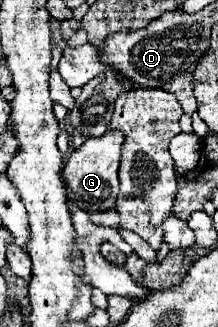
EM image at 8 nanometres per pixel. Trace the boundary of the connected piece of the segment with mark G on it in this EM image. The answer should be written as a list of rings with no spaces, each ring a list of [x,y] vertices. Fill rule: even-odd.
[[[105,132],[99,138],[89,138],[85,144],[71,154],[63,168],[63,180],[65,186],[71,190],[71,198],[77,204],[77,208],[85,212],[105,212],[115,208],[115,198],[119,192],[119,158],[121,158],[121,132]]]

